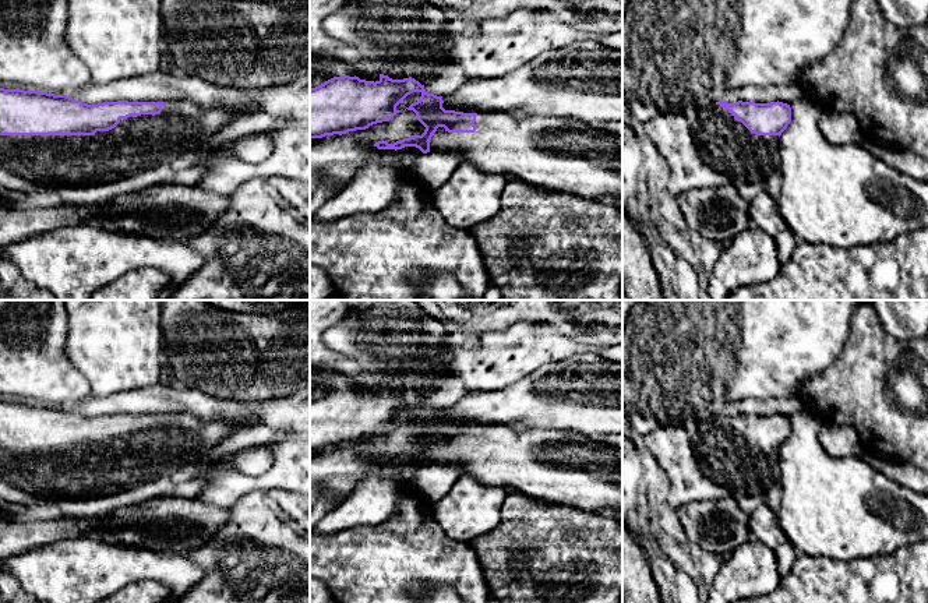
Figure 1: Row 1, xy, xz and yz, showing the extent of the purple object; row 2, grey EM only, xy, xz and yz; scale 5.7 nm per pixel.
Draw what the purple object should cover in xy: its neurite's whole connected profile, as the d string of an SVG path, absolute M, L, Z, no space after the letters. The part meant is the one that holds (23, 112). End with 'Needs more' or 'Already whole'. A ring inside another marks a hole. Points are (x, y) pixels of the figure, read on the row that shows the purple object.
M0 88L0 166L18 174L32 183L43 186L82 186L88 183L109 183L121 180L126 176L138 173L144 169L159 163L170 163L172 159L195 149L201 142L214 145L216 137L223 131L237 116L225 106L201 107L193 100L166 100L166 102L103 102L98 105L82 103L67 95L54 95L39 91L4 89Z. Needs more

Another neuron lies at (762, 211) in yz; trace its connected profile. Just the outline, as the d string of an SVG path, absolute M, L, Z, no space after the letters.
M762 188L749 202L748 212L754 226L762 229L772 237L777 234L777 223L780 221L777 214L777 201L765 188Z

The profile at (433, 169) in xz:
M430 151L416 159L407 176L433 191L449 179L461 162L462 155L458 151Z

